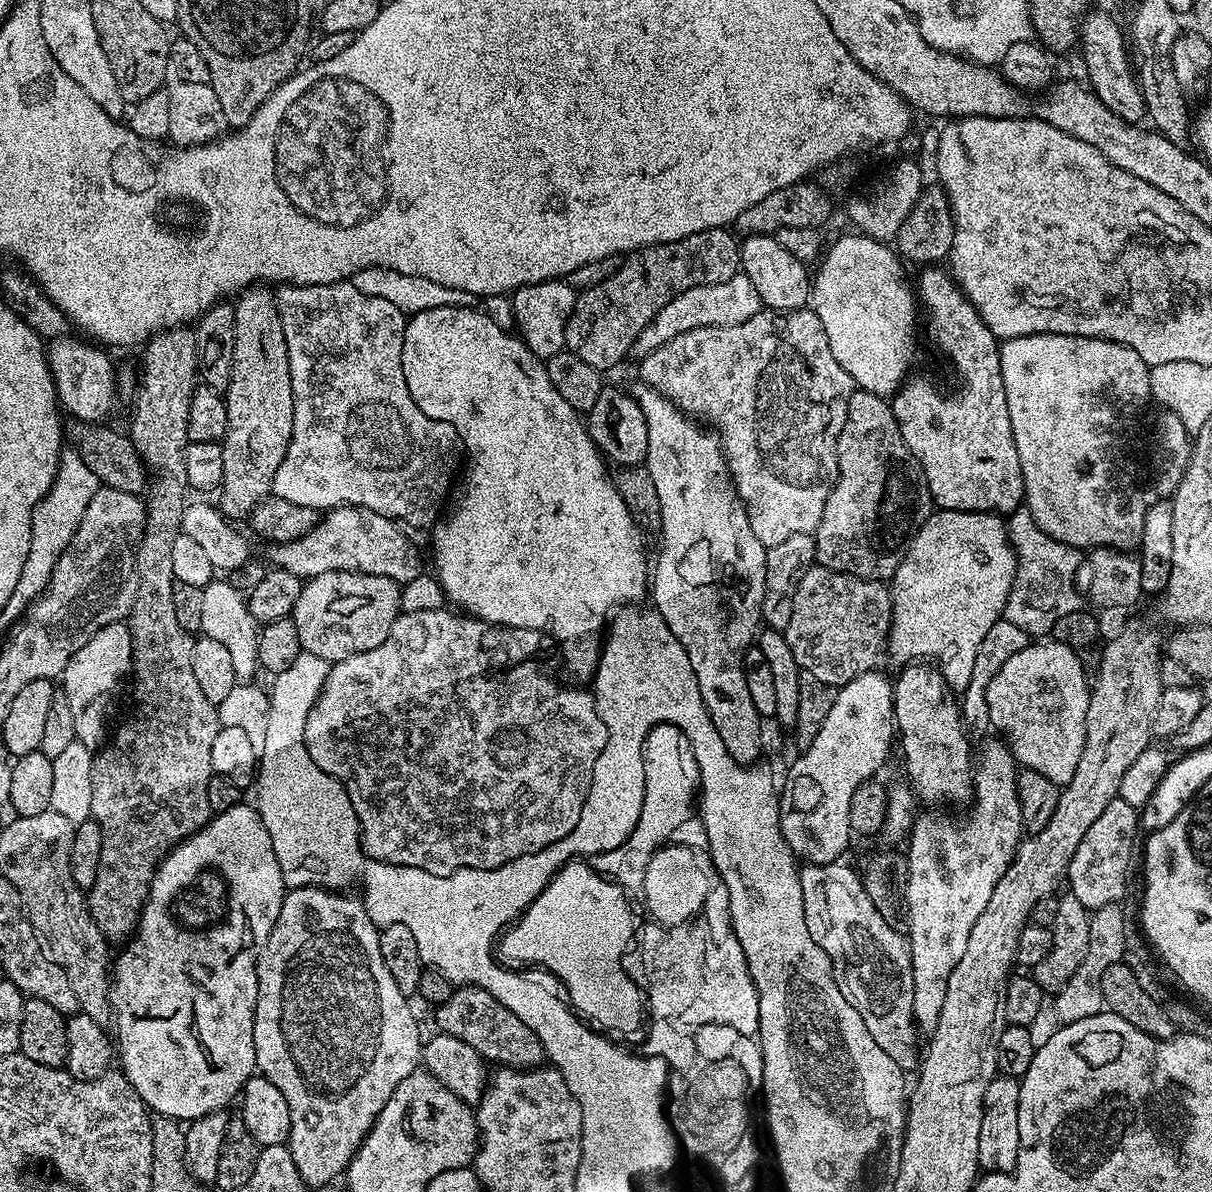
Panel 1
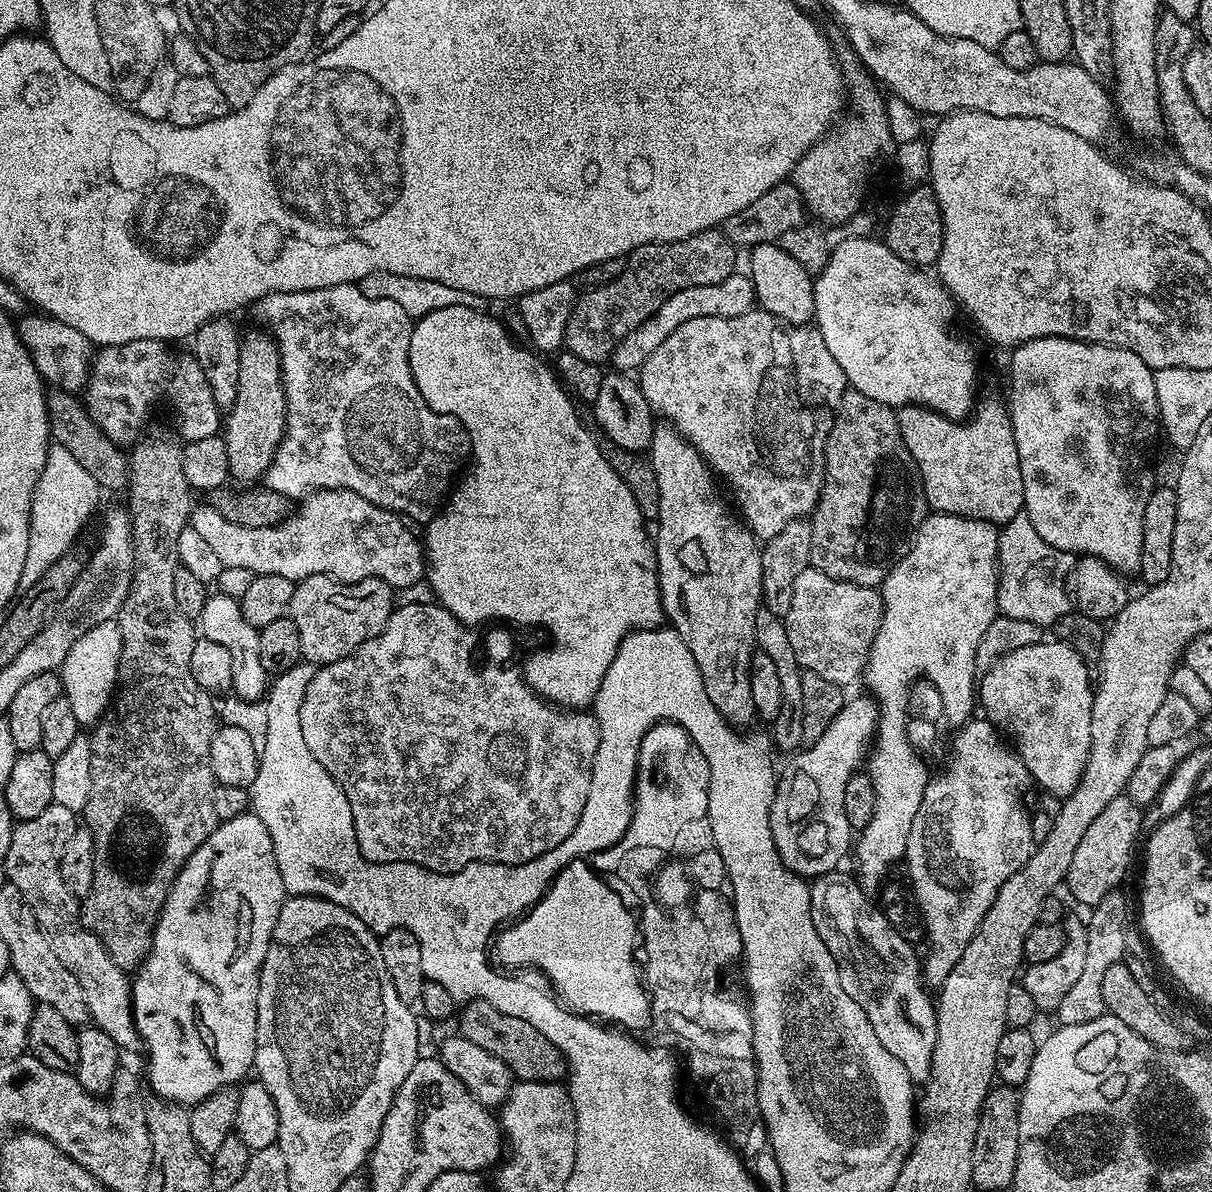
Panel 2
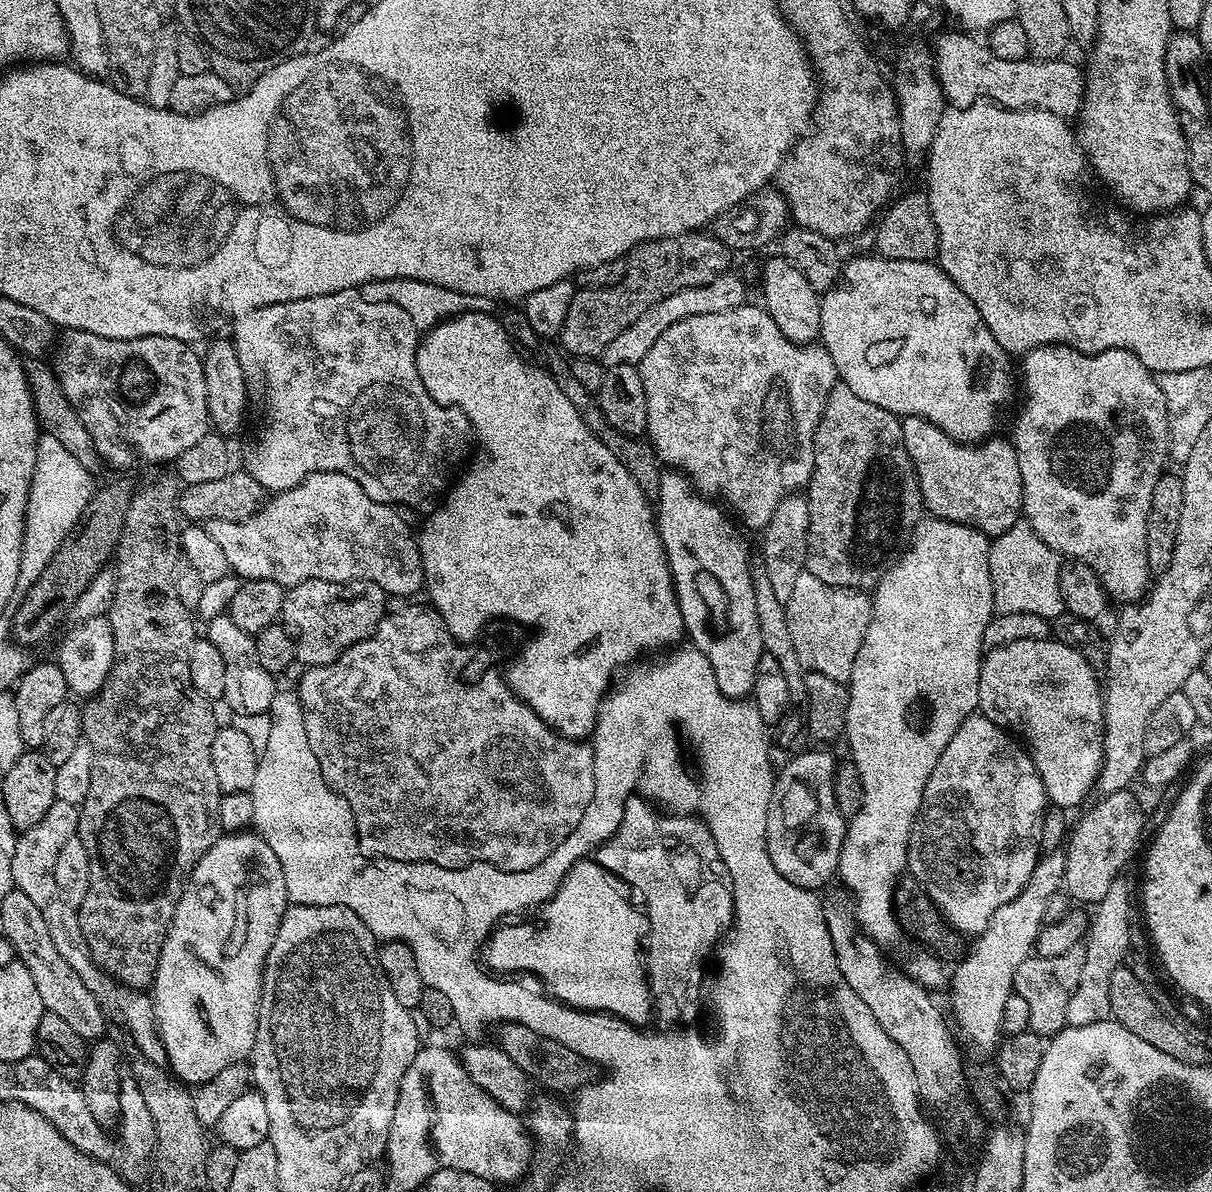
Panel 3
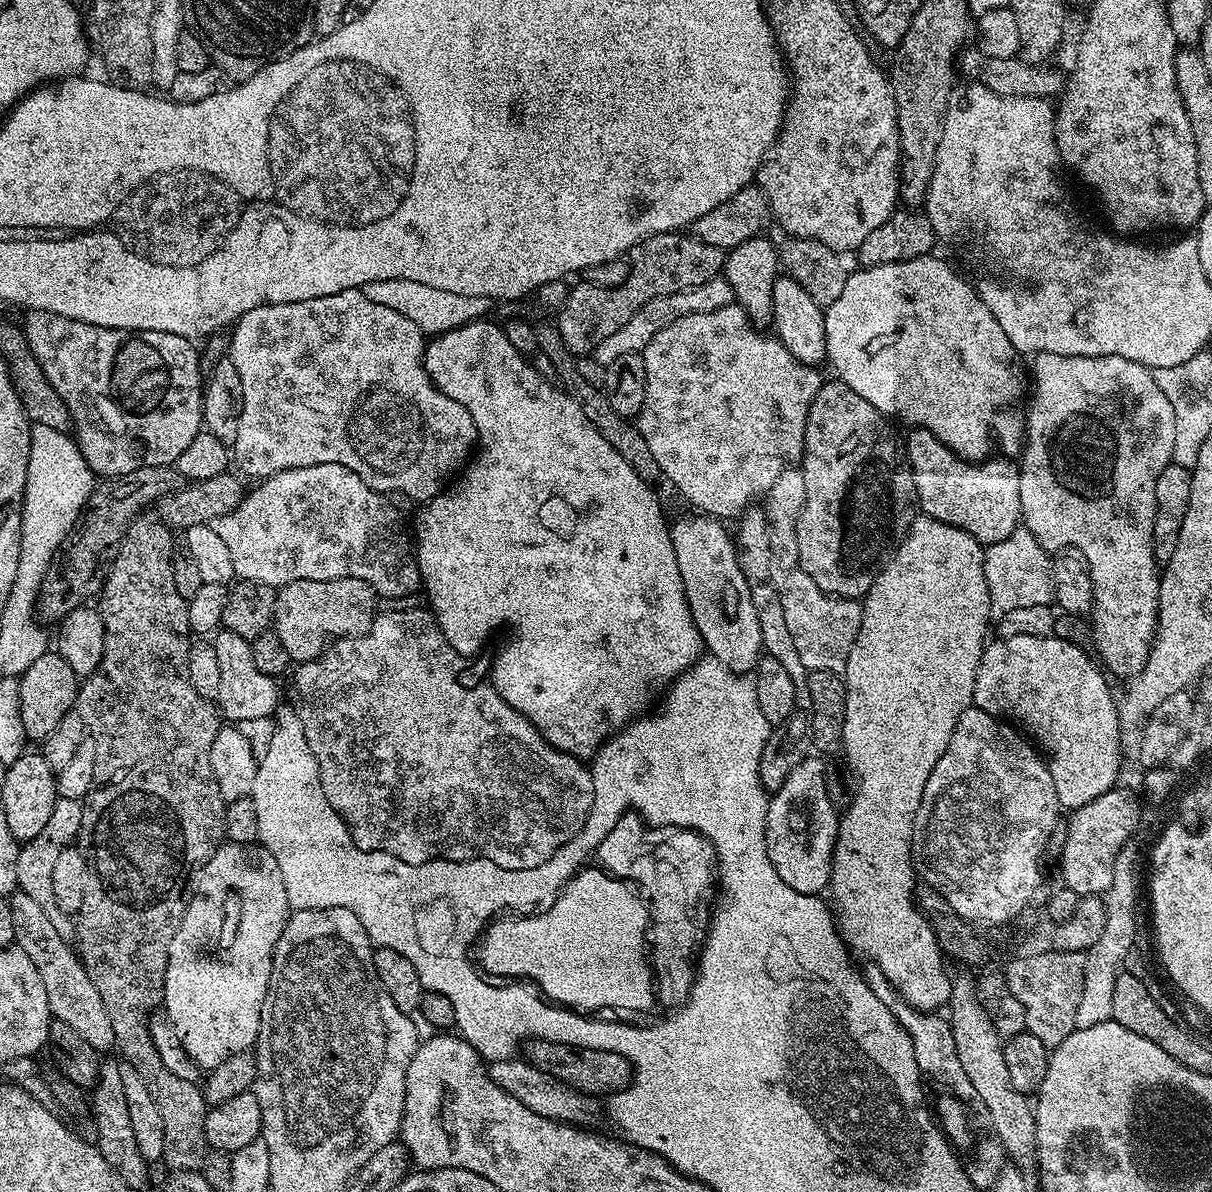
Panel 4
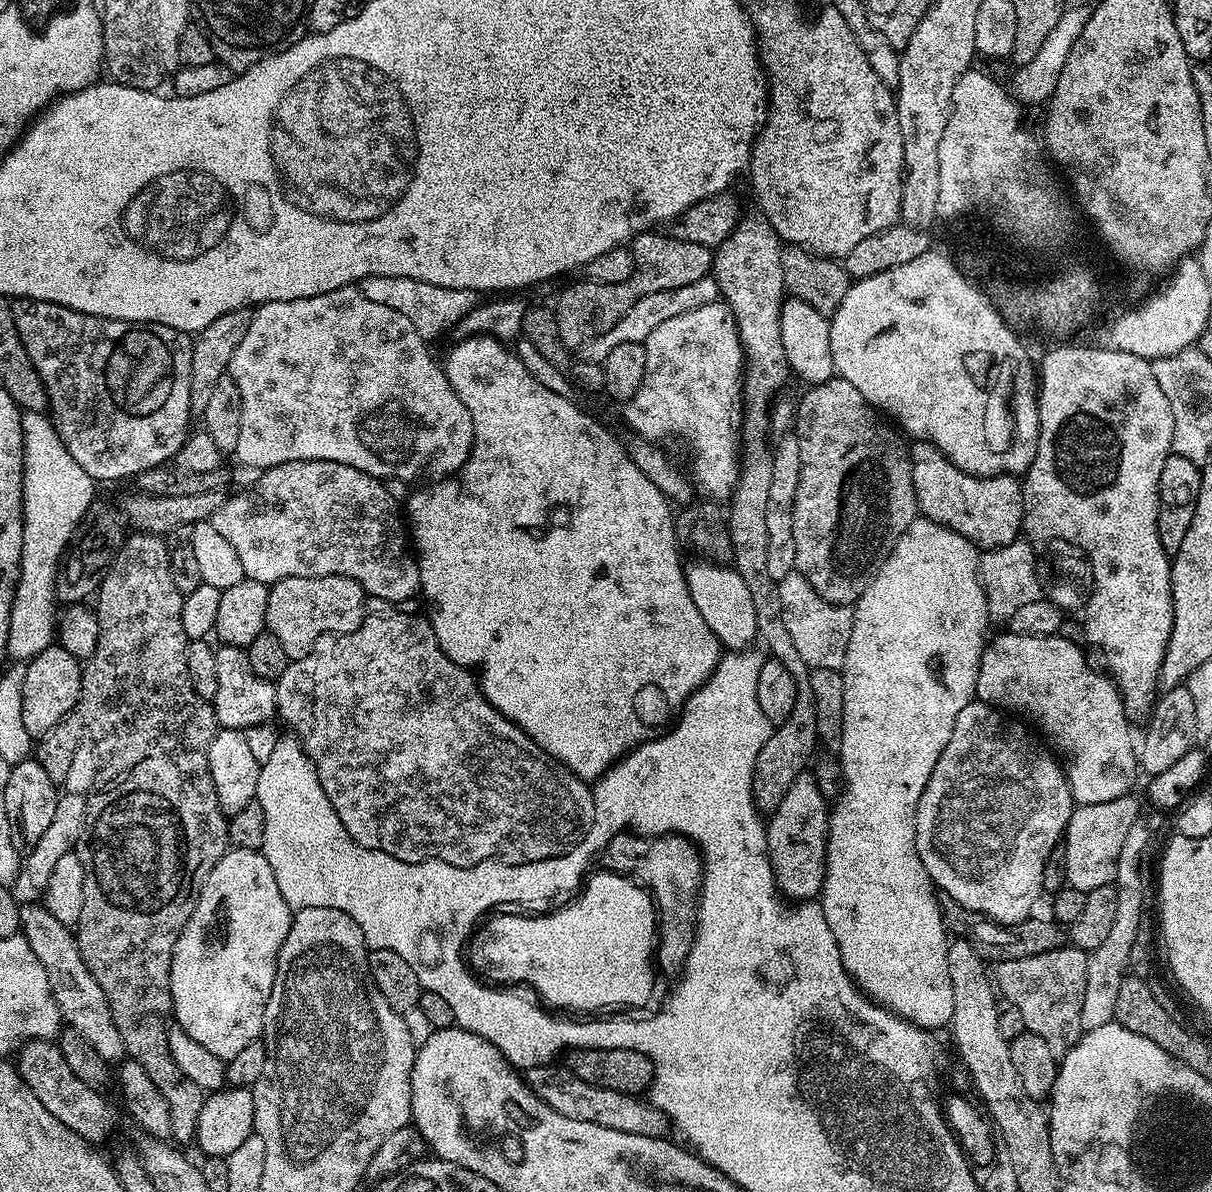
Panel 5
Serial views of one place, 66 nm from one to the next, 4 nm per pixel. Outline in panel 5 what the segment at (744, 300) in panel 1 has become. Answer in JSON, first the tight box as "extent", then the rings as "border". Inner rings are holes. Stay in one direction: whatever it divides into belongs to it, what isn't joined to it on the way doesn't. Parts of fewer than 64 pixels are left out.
{"extent":[579,274,721,364],"border":[[[710,274],[698,278],[698,282],[689,282],[686,286],[658,290],[658,294],[646,294],[646,298],[638,298],[638,302],[634,302],[634,306],[630,306],[630,310],[626,310],[626,314],[622,314],[622,318],[618,318],[618,323],[610,326],[610,330],[606,330],[606,334],[598,334],[592,340],[587,340],[579,349],[579,359],[603,364],[614,346],[623,343],[643,344],[650,334],[650,330],[654,330],[660,323],[675,318],[677,314],[686,314],[686,310],[698,310],[698,306],[713,304],[715,300],[719,299],[721,299],[721,295],[718,290],[718,282]]]}

